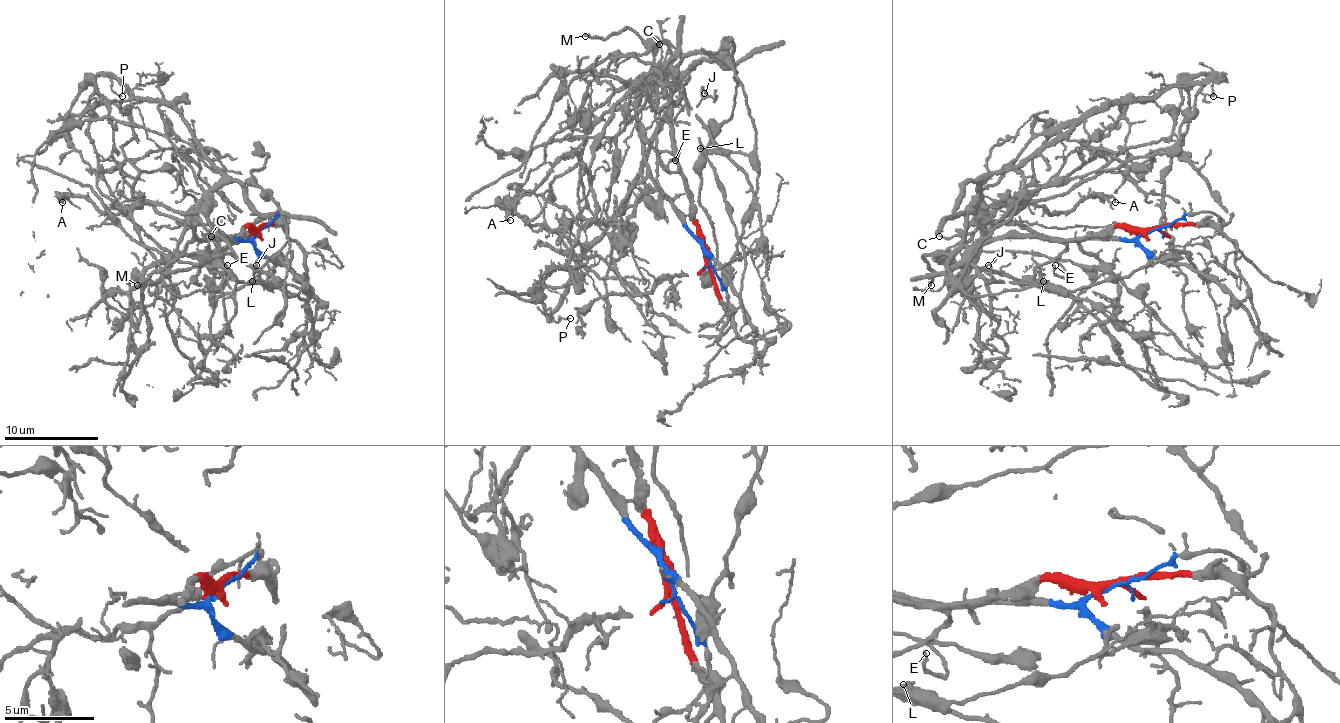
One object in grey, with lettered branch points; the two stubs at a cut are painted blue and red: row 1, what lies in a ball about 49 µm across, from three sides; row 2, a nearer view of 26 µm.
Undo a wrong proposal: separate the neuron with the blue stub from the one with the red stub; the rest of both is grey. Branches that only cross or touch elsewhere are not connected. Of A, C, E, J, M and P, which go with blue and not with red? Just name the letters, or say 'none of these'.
A, C, P

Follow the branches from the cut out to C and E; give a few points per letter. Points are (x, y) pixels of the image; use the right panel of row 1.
C: (1153, 229), (1132, 239), (1068, 239), (1035, 236), (1012, 222), (972, 222), (963, 232), (939, 236)
E: (1155, 229), (1124, 227), (1089, 232), (1073, 239), (1059, 255), (1061, 276), (1054, 271), (1054, 264)

